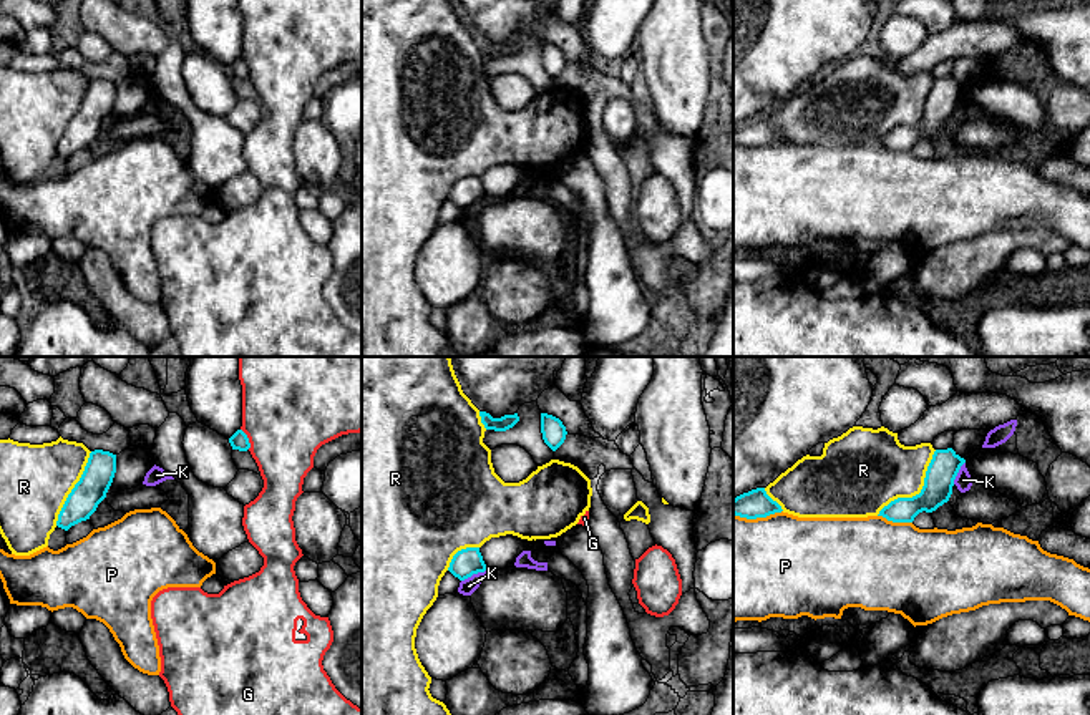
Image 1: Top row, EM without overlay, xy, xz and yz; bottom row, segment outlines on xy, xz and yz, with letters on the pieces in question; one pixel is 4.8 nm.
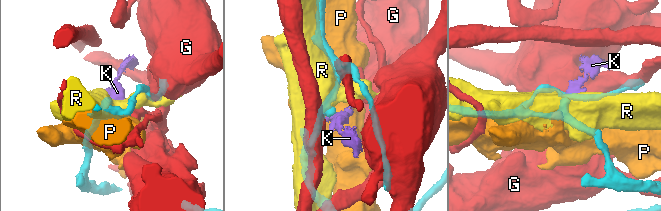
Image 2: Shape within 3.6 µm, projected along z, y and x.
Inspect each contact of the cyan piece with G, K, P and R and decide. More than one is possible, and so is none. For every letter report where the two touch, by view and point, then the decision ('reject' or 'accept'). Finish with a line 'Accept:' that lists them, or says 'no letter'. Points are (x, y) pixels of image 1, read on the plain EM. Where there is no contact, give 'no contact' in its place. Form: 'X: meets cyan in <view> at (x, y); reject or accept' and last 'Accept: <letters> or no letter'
G: meets cyan in xy at (248, 67); reject
K: meets cyan in xz at (473, 201); reject
P: meets cyan in yz at (895, 150); reject
R: meets cyan in yz at (919, 121); reject
Accept: no letter

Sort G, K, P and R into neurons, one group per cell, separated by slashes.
G / K / P / R

